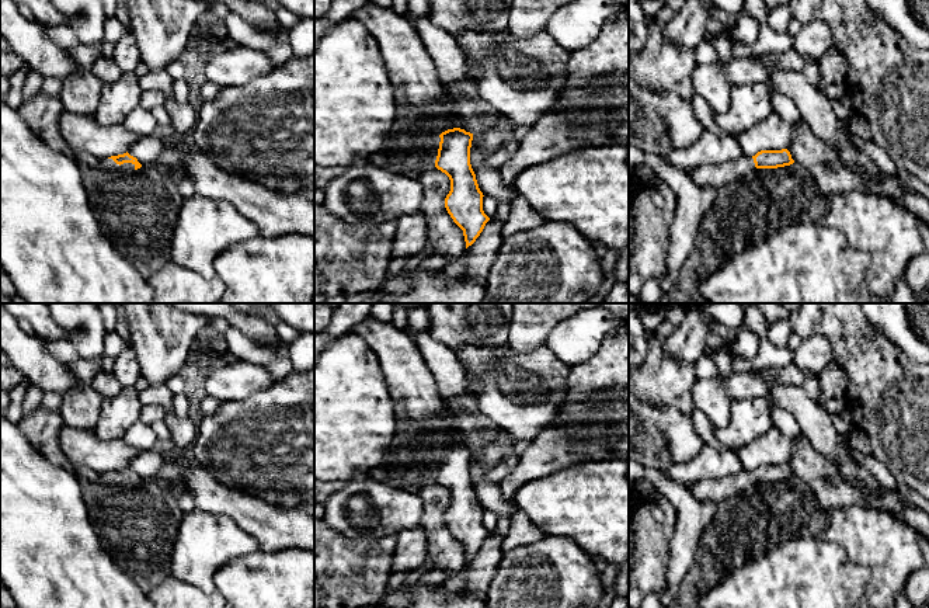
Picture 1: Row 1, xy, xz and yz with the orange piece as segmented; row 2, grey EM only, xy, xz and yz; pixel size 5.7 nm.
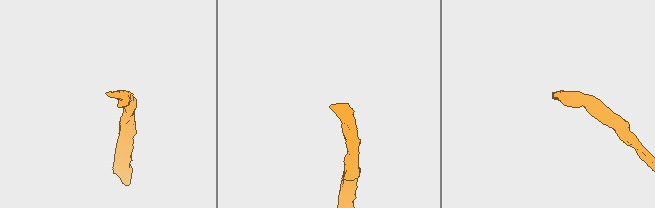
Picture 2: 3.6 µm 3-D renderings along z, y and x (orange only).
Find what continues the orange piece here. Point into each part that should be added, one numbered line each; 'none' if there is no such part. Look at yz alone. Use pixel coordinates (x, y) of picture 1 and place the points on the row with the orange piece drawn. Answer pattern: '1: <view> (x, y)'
1: yz (717, 176)

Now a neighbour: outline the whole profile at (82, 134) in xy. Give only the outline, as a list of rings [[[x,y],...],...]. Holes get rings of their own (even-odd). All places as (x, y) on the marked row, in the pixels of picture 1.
[[[65,112],[60,119],[60,133],[67,153],[87,153],[93,159],[123,154],[142,138],[122,125],[101,126],[91,115],[69,112]]]

